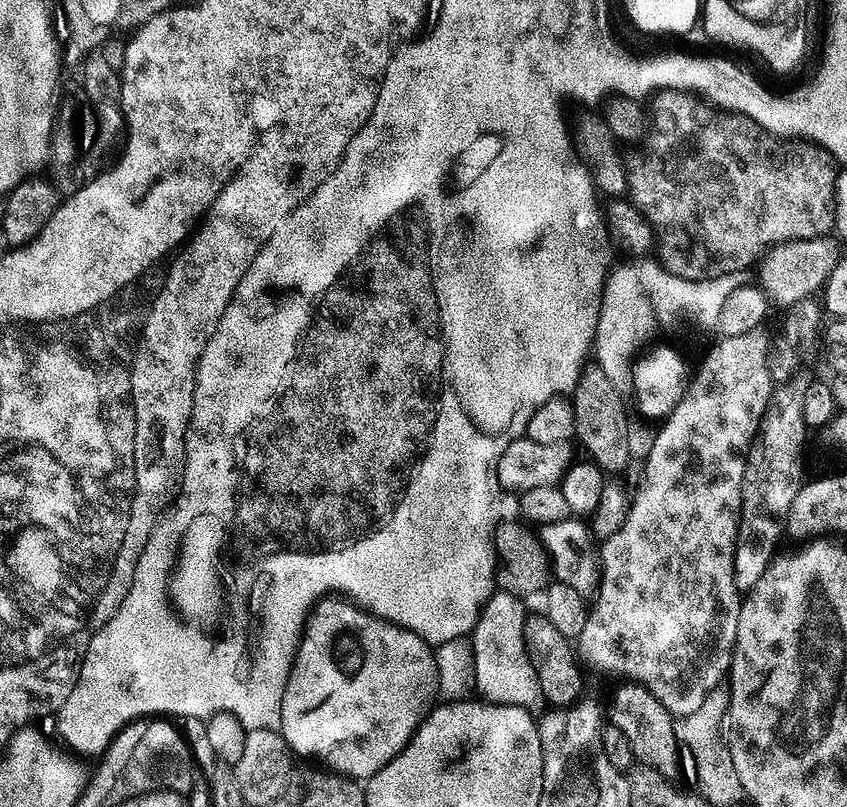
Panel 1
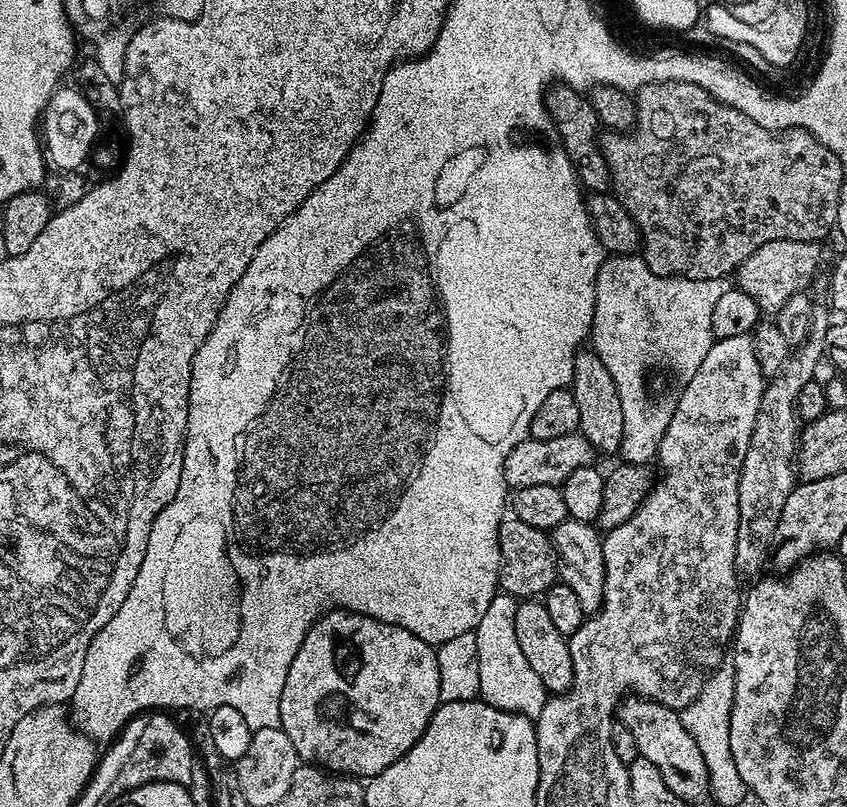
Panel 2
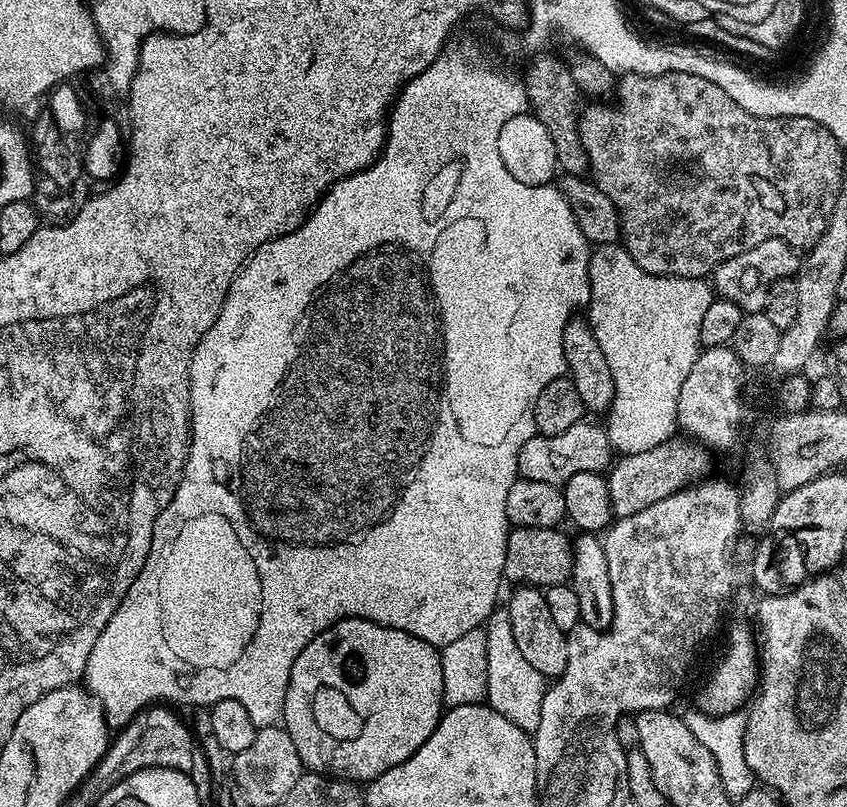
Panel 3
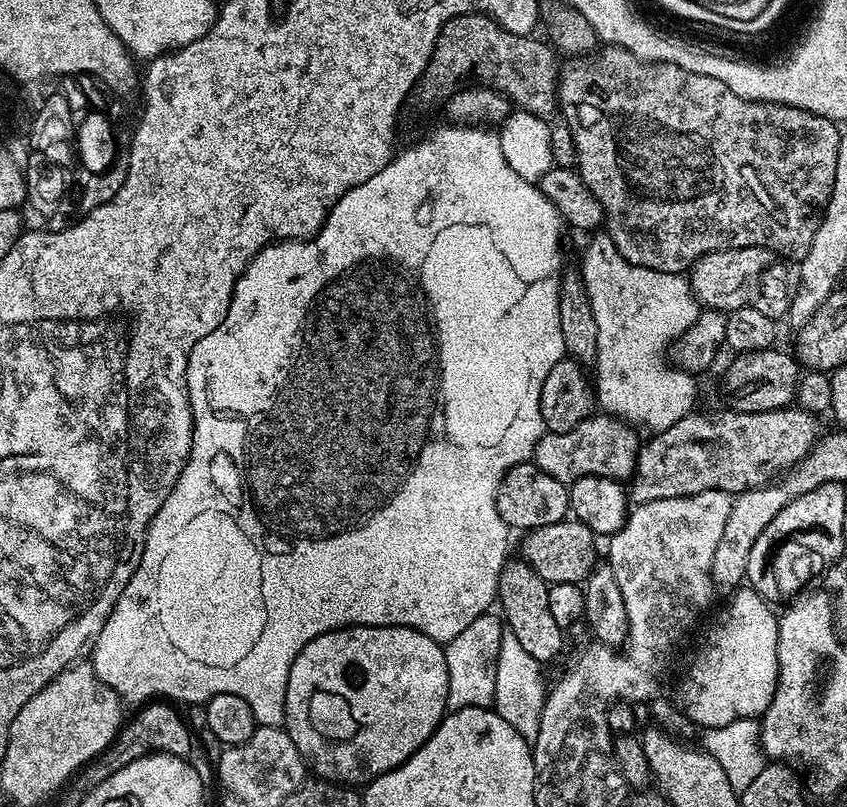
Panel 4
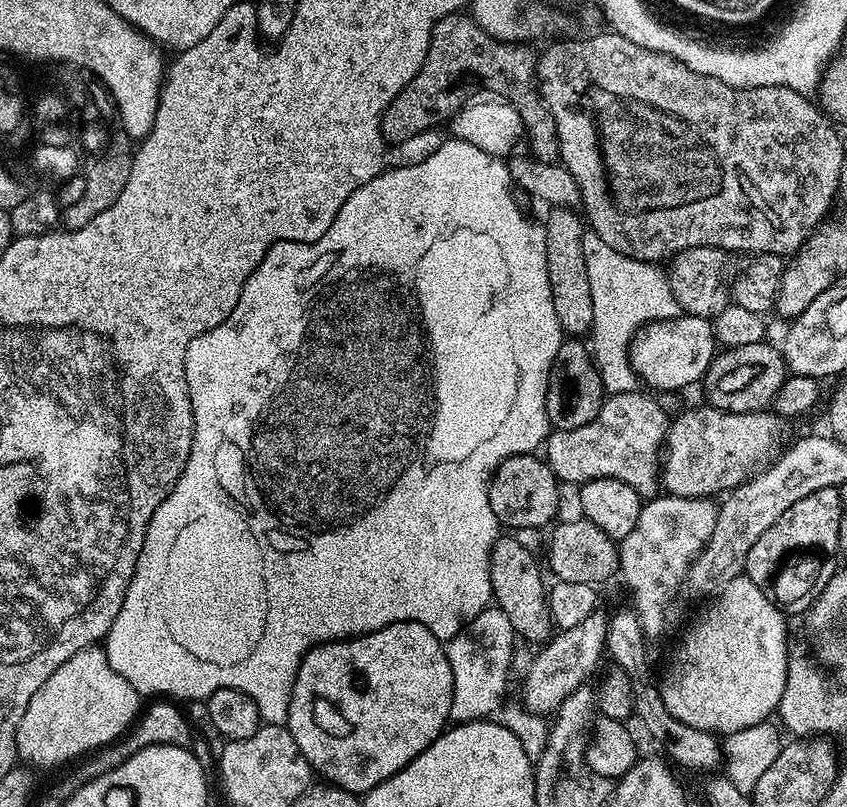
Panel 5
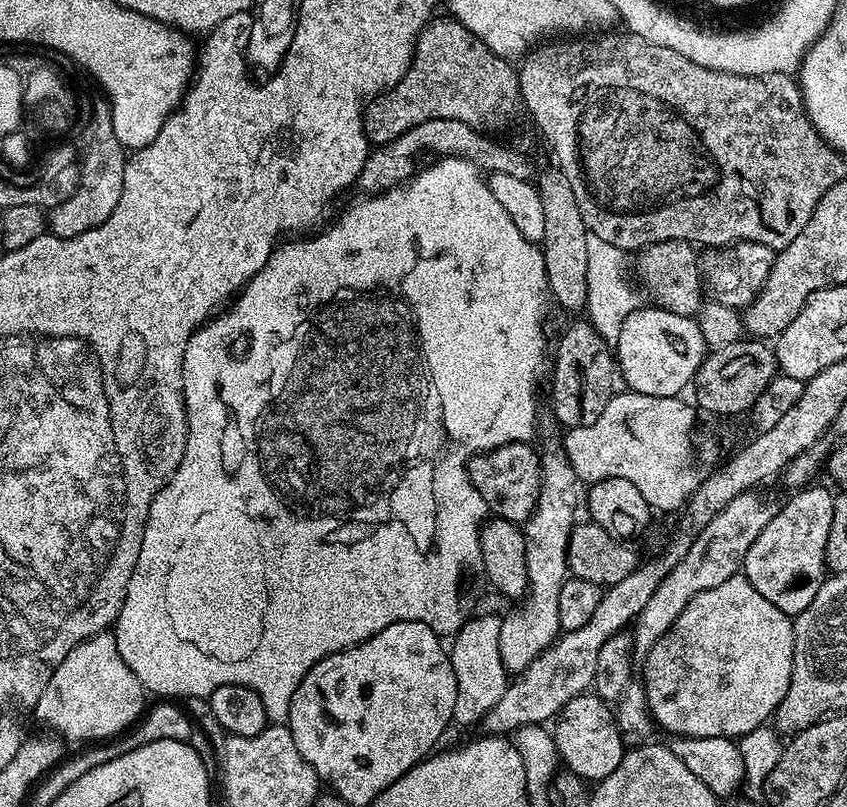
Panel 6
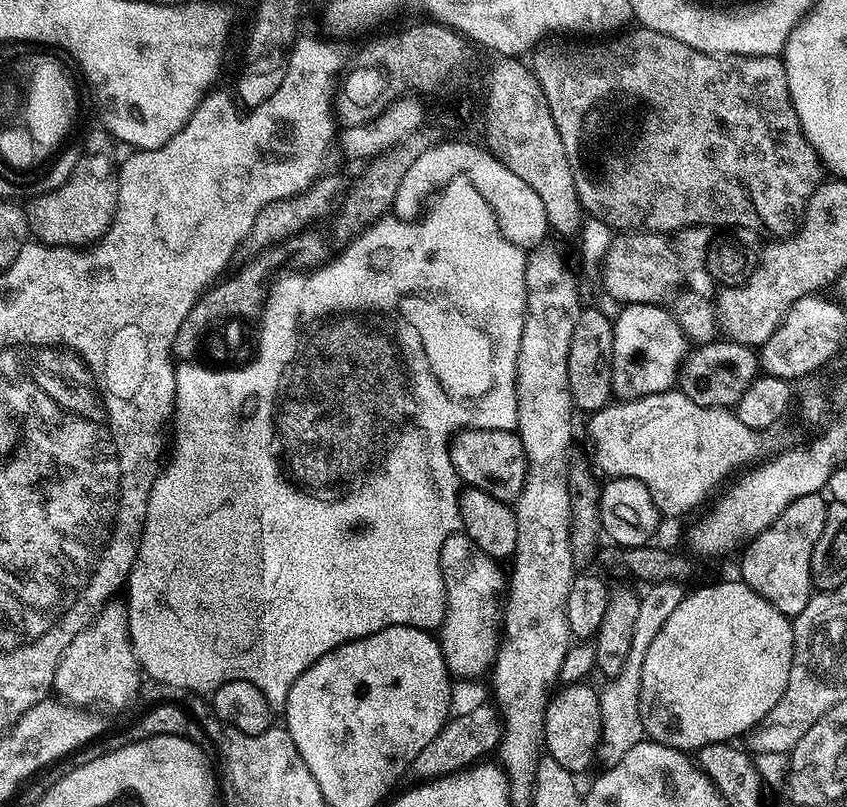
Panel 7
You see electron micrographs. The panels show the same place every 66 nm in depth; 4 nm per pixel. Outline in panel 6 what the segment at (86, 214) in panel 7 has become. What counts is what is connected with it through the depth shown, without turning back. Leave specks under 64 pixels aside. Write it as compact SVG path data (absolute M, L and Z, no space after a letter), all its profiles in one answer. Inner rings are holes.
M107 138L83 161L84 169L80 172L80 185L57 206L47 217L46 224L51 235L61 238L74 238L78 234L86 234L86 230L94 230L114 214L114 206L118 206L118 198L122 198L124 175L128 165L128 156L124 145L114 138Z

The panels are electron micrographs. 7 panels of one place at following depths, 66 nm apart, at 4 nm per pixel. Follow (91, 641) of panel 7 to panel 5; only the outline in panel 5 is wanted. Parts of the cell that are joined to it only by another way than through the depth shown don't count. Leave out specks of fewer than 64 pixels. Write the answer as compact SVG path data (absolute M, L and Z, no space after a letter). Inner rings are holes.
M103 647L78 650L30 698L30 706L26 706L22 722L18 722L16 755L36 768L71 765L120 739L141 715L140 700L141 693L110 666Z

